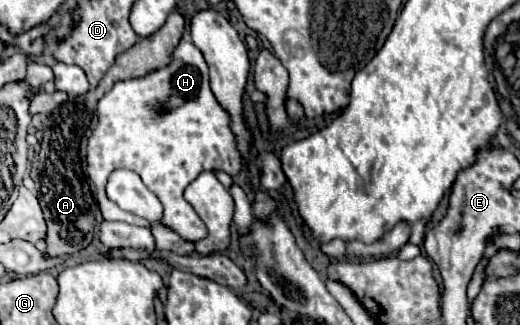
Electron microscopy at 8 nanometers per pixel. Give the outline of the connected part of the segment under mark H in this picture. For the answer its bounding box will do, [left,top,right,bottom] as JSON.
[87,40,241,242]

